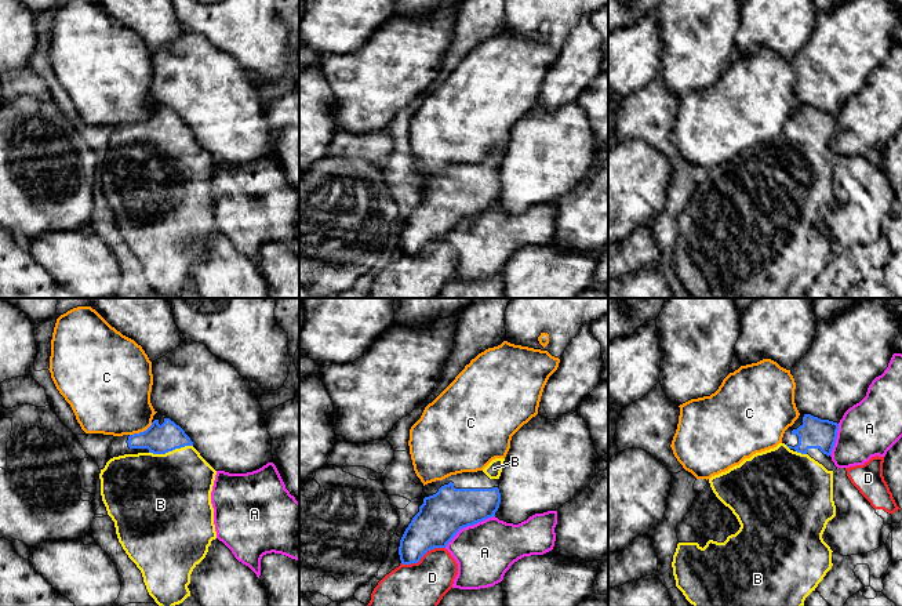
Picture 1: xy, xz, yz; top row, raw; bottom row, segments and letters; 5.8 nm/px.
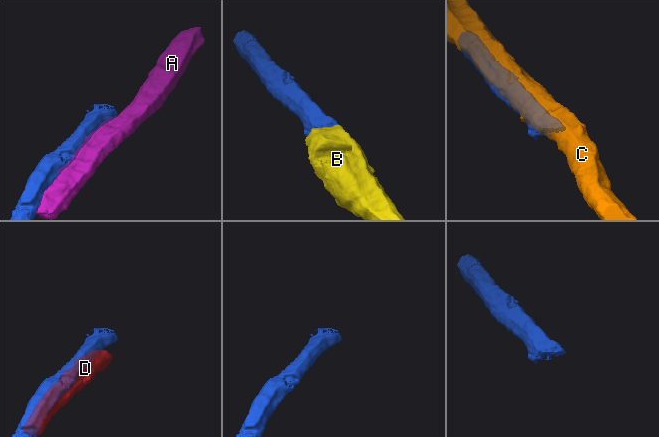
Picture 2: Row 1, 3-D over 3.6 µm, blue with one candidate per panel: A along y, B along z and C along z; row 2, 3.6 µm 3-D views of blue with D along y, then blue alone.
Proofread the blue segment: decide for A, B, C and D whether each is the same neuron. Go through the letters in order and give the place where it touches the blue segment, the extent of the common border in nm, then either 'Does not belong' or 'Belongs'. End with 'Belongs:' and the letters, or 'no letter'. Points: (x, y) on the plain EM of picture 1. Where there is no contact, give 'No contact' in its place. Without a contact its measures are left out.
A: Touches blue at xz (468, 216). Shared border 340 nm. Does not belong
B: Touches blue at xy (170, 141). Shared border 260 nm. Belongs
C: Touches blue at xy (141, 123). Shared border 150 nm. Does not belong
D: Touches blue at xz (422, 246). Shared border 280 nm. Does not belong
Belongs: B

